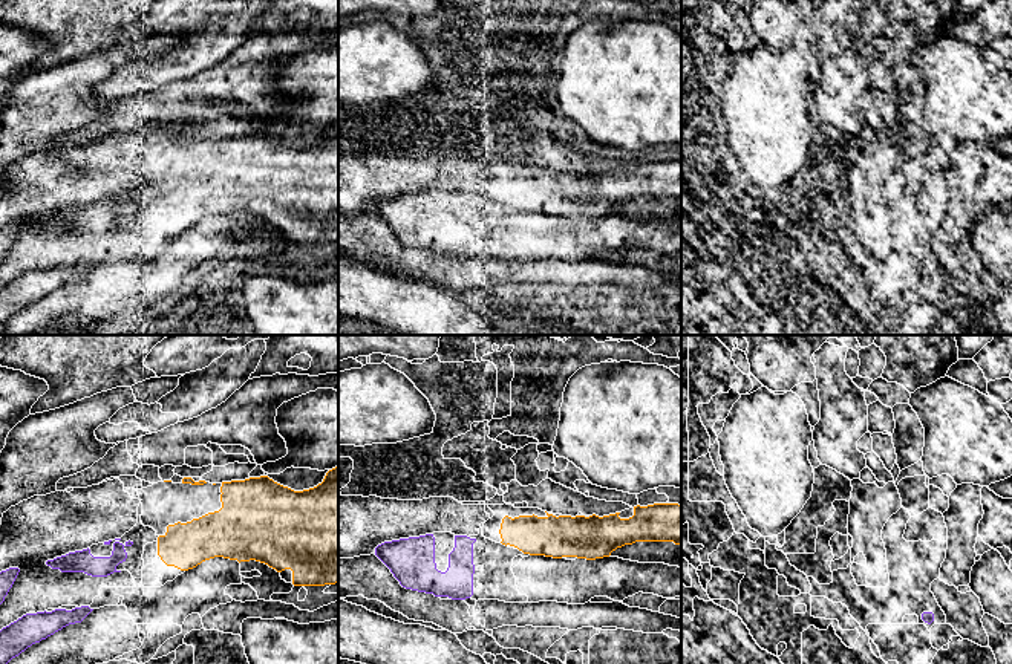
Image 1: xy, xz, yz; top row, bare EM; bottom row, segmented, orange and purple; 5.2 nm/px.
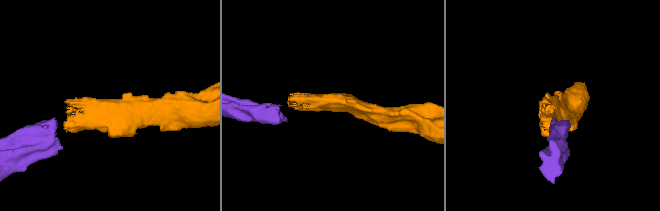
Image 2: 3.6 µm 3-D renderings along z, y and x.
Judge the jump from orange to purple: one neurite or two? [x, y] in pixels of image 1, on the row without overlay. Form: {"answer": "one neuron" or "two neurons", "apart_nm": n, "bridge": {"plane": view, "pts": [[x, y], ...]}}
{"answer": "two neurons", "apart_nm": 130, "bridge": {"plane": "xz", "pts": [[499, 190], [475, 196]]}}

